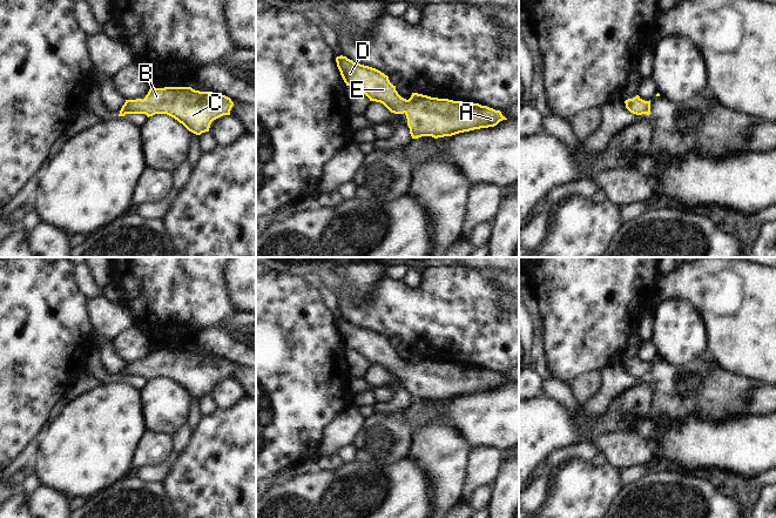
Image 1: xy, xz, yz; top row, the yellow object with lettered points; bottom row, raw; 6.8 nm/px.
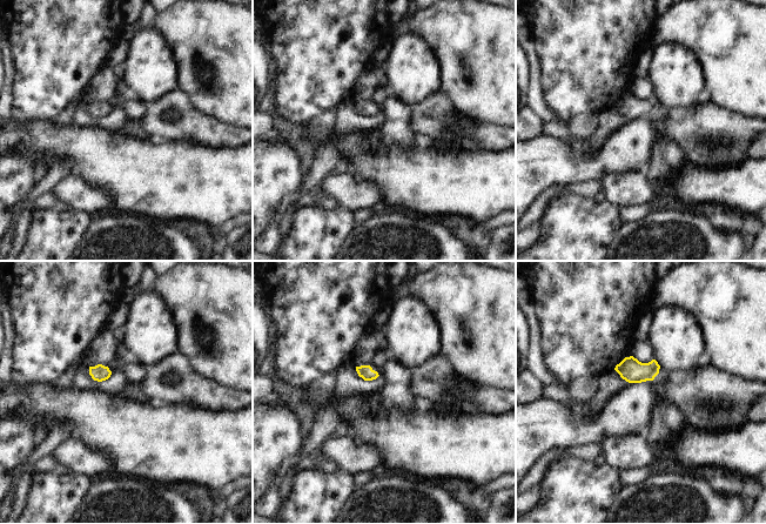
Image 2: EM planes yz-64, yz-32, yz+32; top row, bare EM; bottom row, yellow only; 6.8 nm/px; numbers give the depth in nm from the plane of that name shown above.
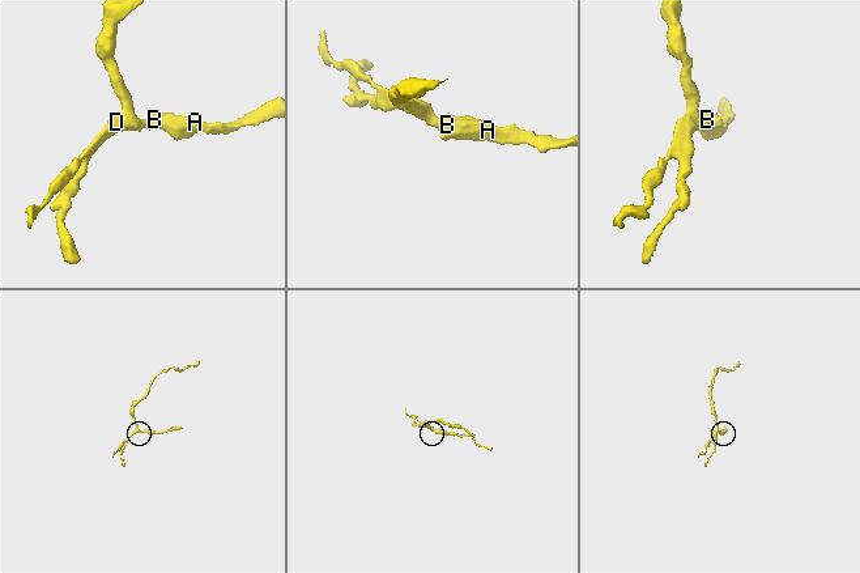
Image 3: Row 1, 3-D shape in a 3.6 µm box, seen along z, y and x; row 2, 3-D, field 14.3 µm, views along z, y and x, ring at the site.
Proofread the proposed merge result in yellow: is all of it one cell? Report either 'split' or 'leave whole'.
leave whole

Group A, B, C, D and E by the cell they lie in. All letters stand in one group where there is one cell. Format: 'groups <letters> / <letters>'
groups A B C D E

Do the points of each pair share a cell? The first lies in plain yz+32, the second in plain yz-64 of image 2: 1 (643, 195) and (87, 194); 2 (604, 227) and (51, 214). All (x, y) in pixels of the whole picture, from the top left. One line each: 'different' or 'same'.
1: same
2: same

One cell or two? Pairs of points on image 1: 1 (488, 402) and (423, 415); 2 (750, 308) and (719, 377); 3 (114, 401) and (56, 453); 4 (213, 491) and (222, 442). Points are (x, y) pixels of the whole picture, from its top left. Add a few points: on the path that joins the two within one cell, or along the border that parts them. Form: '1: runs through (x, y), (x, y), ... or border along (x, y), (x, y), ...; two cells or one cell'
1: runs through (472, 412), (439, 412); one cell
2: border along (716, 363), (748, 378); two cells
3: runs through (100, 415), (71, 444); one cell
4: runs through (222, 479), (222, 453); one cell

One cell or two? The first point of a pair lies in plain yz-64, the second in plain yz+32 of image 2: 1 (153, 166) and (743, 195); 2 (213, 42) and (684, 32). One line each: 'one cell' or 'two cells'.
1: one cell
2: one cell

